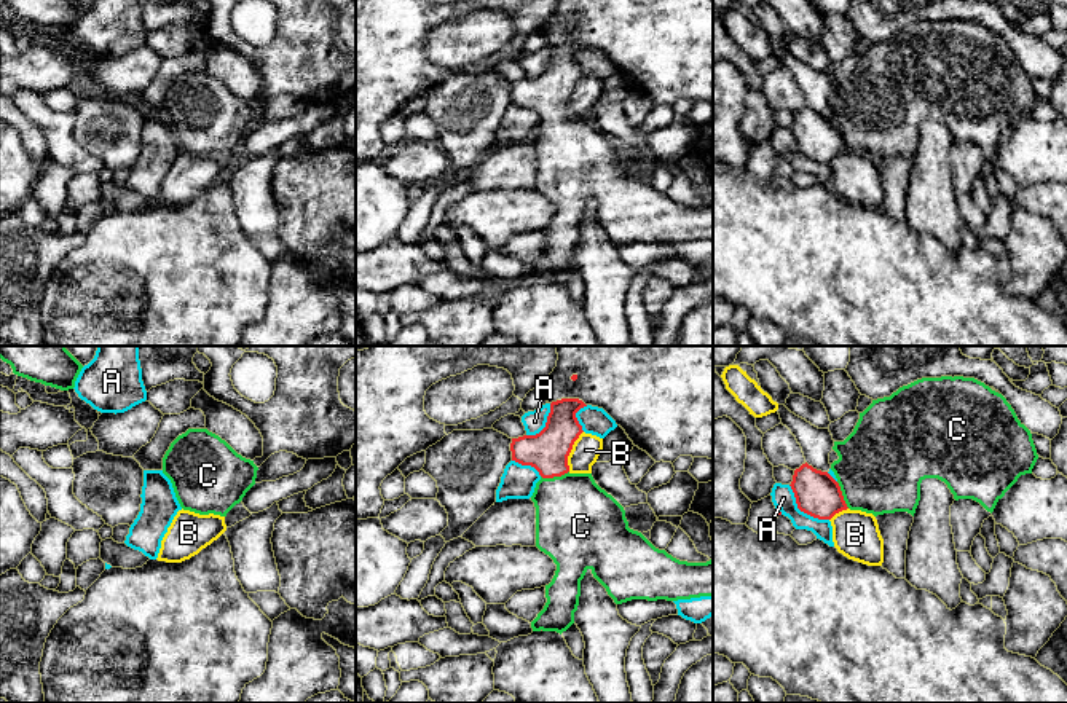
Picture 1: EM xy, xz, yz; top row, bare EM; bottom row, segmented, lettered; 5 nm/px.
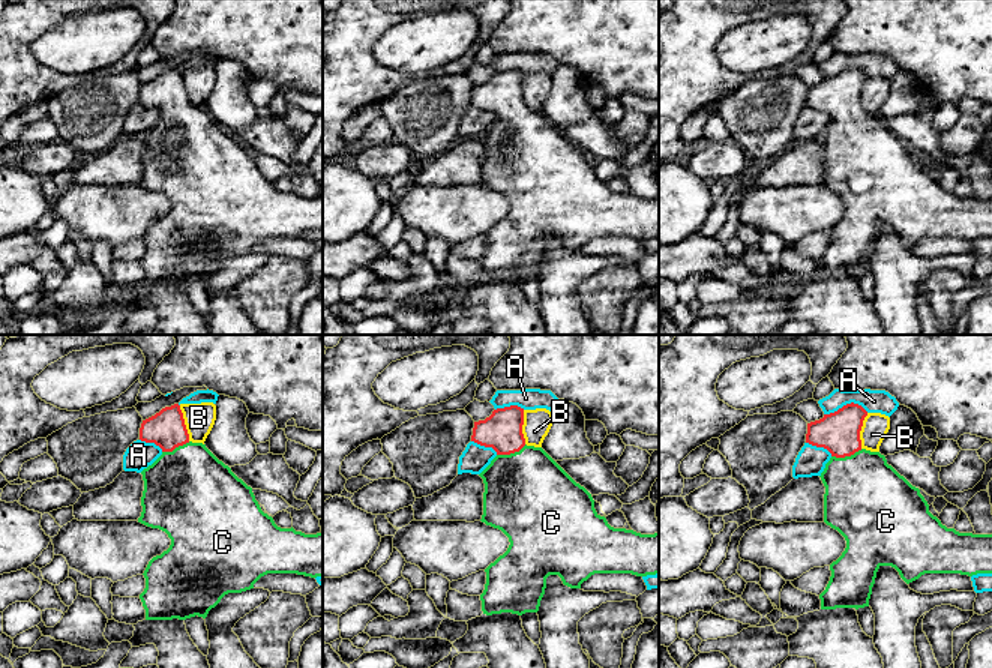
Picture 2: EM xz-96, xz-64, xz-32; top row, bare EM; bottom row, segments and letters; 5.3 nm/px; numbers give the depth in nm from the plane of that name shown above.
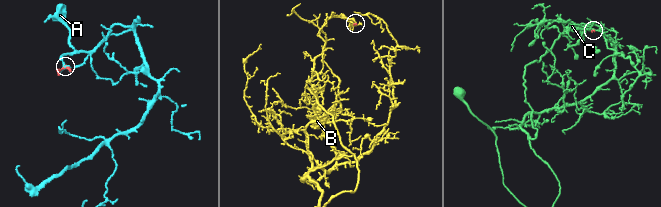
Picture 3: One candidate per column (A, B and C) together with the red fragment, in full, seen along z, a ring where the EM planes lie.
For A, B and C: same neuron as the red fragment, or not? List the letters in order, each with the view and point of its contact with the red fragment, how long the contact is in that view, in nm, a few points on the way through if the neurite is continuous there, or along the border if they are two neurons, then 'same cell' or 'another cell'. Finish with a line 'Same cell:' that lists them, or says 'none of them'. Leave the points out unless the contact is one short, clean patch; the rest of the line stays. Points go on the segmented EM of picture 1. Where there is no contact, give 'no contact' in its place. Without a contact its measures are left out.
A: yz (803, 510) | 280 nm | another cell
B: xz (570, 451) | 220 nm | along xz (582, 431), (568, 456), (568, 471) | another cell
C: xz (554, 475) | 150 nm | across xz (547, 451), (554, 475), (559, 496), (574, 518) | same cell
Same cell: C

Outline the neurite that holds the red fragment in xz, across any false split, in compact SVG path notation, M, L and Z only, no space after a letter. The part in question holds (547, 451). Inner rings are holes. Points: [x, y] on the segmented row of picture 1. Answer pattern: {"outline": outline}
{"outline": "M579 399L552 402L545 427L536 435L512 438L510 443L512 461L531 465L541 475L531 496L536 507L536 547L557 564L552 582L545 585L547 603L531 622L533 631L561 634L574 623L581 580L589 569L616 604L713 596L713 560L687 563L656 548L641 532L628 528L624 507L595 483L592 473L569 472L568 456L584 432L576 413L584 406Z"}

